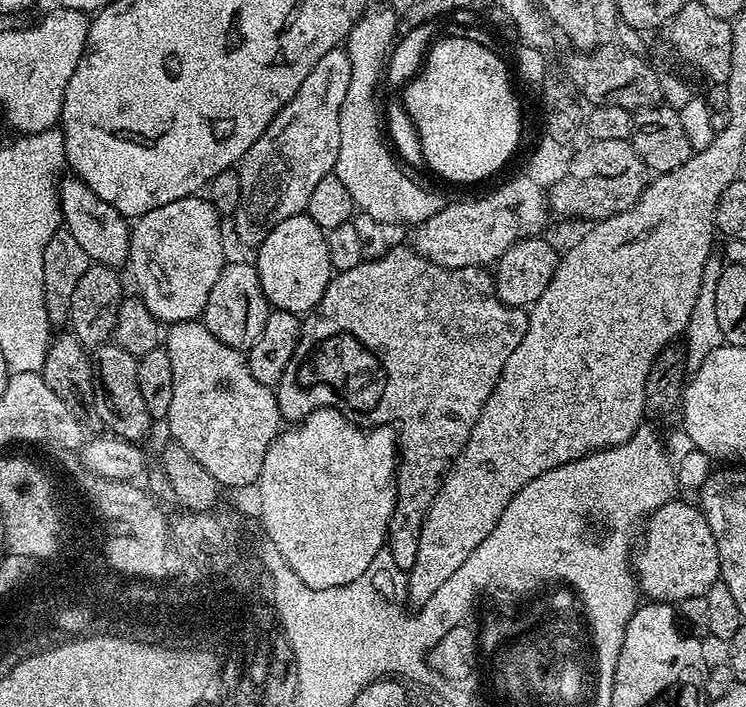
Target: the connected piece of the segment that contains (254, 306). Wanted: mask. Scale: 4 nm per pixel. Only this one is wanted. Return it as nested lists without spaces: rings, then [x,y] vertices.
[[[225,263],[224,269],[218,274],[218,282],[210,290],[210,298],[206,298],[202,323],[218,342],[231,348],[247,350],[258,342],[258,334],[262,334],[262,326],[266,326],[266,318],[270,305],[262,290],[260,276],[256,273],[255,263]]]

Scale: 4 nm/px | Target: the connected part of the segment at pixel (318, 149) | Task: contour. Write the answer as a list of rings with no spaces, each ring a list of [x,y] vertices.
[[[343,47],[322,54],[318,66],[306,74],[298,94],[282,106],[266,130],[239,161],[242,198],[231,213],[232,228],[249,250],[255,250],[286,218],[307,209],[314,186],[334,172],[340,153],[340,107],[350,86],[350,58]]]

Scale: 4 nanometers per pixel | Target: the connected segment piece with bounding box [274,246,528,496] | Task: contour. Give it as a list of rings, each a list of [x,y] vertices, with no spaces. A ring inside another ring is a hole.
[[[389,247],[383,256],[365,258],[361,264],[354,266],[354,270],[336,272],[329,280],[322,298],[303,317],[300,325],[300,341],[294,350],[294,358],[290,358],[290,366],[286,366],[286,374],[282,374],[282,382],[277,384],[274,391],[276,403],[280,405],[280,415],[285,421],[299,422],[312,411],[313,408],[331,406],[337,410],[347,410],[360,426],[395,426],[398,429],[398,467],[396,469],[396,488],[432,488],[436,496],[448,469],[456,463],[460,452],[466,446],[474,426],[484,409],[484,403],[490,398],[502,370],[506,366],[506,358],[518,350],[518,342],[522,342],[522,334],[526,334],[528,312],[523,308],[511,308],[496,297],[495,291],[484,285],[476,268],[443,268],[421,256],[415,248]]]

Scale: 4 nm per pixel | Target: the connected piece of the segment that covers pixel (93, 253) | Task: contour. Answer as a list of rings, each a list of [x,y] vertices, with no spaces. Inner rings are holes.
[[[61,179],[58,184],[58,199],[63,227],[74,234],[78,246],[86,250],[89,261],[109,266],[120,266],[128,260],[132,234],[129,221],[117,208],[110,206],[100,197],[95,188],[89,188],[79,179]]]

